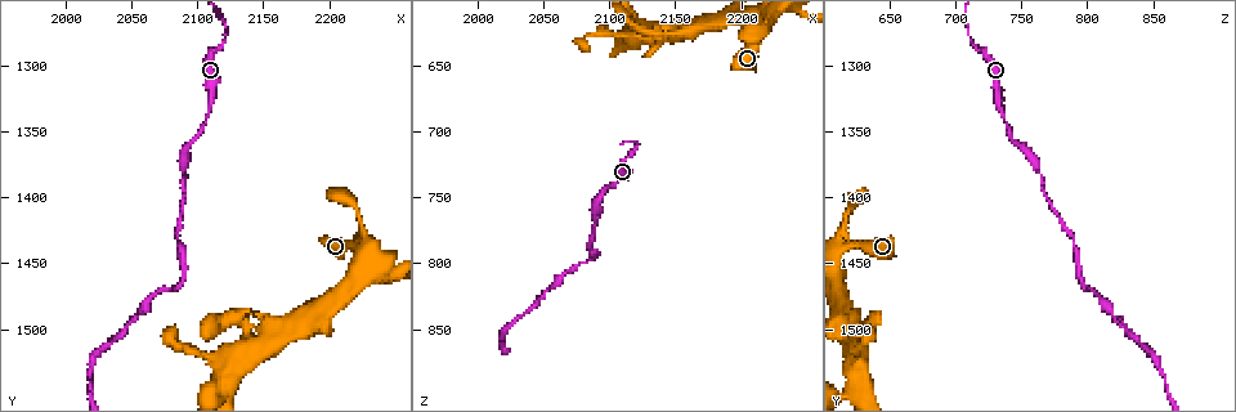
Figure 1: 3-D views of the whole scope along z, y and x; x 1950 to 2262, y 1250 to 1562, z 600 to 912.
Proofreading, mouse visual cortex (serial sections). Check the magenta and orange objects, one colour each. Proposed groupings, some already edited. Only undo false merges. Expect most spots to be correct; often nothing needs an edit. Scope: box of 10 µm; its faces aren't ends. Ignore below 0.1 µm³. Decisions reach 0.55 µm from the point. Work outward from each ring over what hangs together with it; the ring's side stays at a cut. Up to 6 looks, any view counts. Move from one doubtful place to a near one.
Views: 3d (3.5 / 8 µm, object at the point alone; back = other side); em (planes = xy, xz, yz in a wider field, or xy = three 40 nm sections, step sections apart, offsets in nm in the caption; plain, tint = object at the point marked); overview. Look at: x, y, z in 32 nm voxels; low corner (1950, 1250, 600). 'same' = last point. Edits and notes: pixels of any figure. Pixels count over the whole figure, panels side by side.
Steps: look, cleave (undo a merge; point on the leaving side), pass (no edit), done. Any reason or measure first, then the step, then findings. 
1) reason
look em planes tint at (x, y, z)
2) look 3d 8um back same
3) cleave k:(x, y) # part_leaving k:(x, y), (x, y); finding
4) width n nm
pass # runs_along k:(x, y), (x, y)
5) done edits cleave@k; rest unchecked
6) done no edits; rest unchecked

sudden change in width
look 3d 3.5um at (2120, 1280, 710)

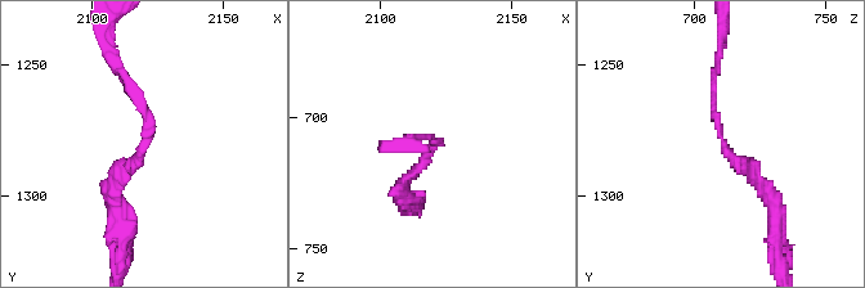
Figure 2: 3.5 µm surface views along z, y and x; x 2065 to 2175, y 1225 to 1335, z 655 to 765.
arm_widths 100, 200 nm; now the EM
look em planes tint at (2121, 1278, 710)

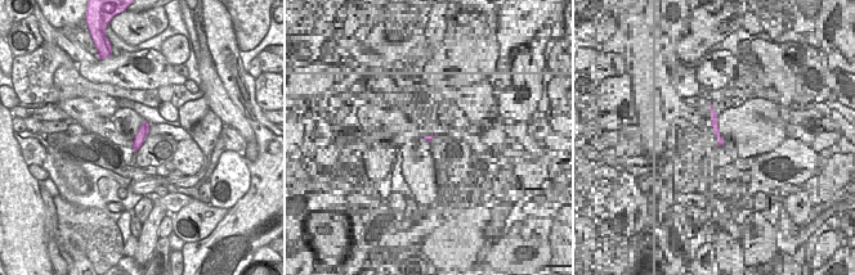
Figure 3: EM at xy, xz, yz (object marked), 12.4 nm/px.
look em xy step 1 tint same

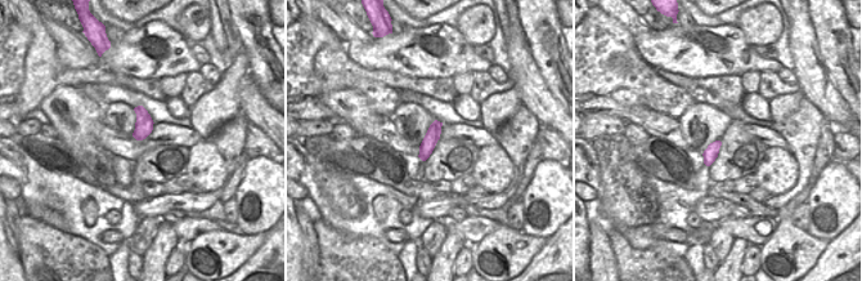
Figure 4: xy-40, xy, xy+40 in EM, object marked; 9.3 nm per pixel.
width 140 nm
pass # runs_along 2:(117, 205), (148, 122), (112, 71); all the same cell

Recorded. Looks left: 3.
sudden change in width
look 3d 8um at (2094, 1358, 746)

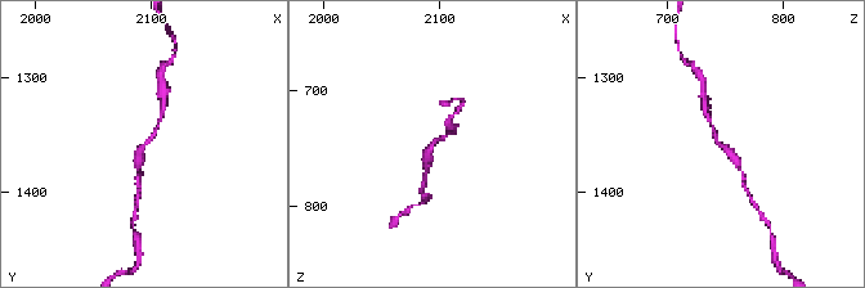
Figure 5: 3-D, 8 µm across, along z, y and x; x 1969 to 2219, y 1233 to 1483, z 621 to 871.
need the tissue
look em xy step 3 tint same

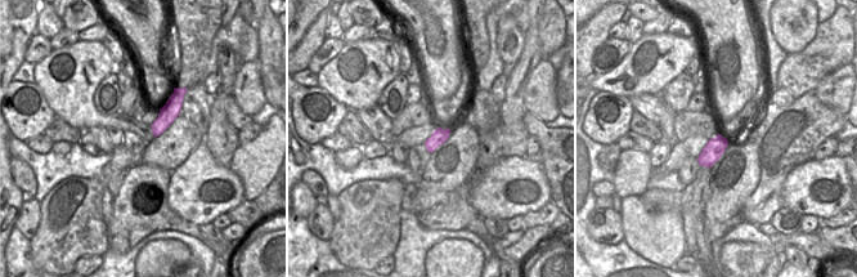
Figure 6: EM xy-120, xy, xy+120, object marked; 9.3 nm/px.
width 140 nm
pass # runs_along 5:(707, 115), (716, 139), (742, 174); all the same cell

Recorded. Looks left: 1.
a narrow waist
look 3d 3.5um at (2080, 1468, 798)

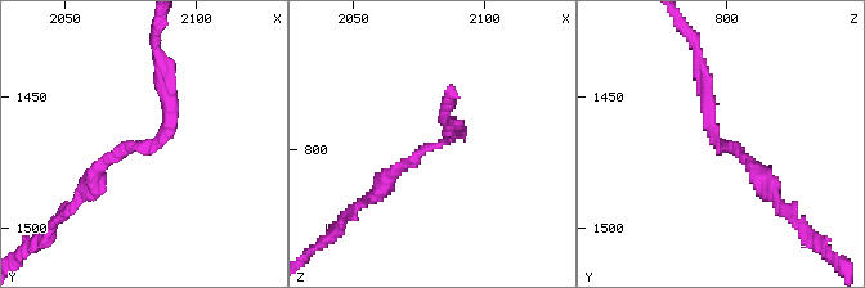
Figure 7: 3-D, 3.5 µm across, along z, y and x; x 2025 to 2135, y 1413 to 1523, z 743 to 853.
arm_widths 200, 200 nm
pass # one cell here

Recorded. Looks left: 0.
done no edits; rest unchecked

